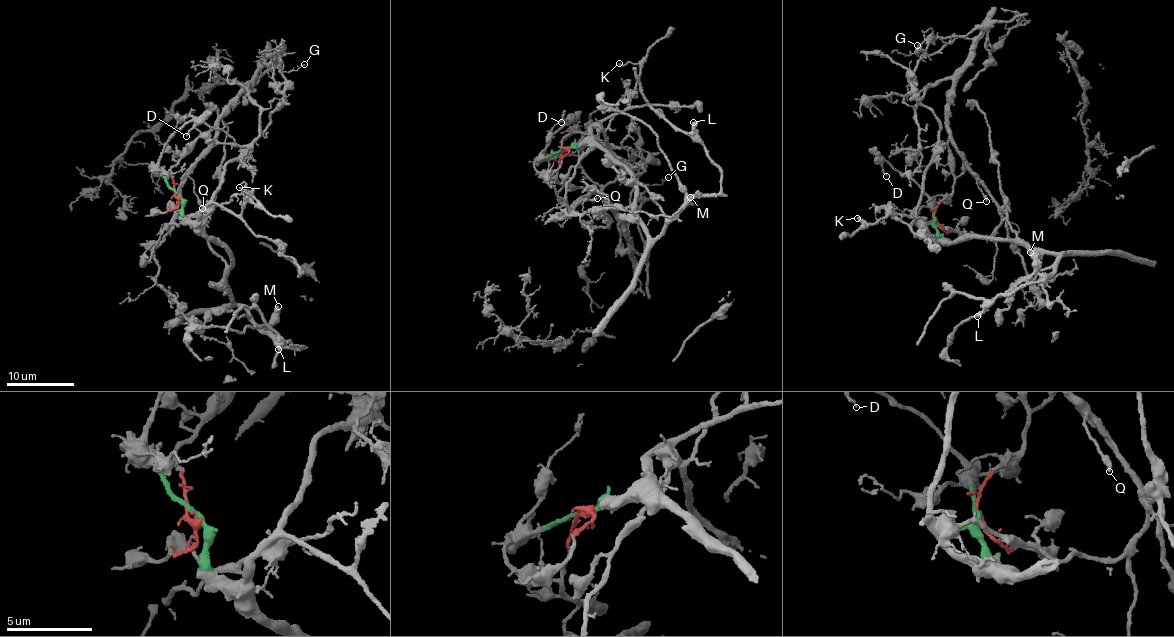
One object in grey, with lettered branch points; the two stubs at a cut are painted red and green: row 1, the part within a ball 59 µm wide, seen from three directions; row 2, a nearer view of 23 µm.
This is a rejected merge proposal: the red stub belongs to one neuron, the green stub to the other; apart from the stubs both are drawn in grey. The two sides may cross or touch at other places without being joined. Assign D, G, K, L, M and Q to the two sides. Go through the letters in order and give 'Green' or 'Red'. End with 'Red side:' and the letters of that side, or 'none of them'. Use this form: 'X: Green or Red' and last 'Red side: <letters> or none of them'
D: Green
G: Red
K: Green
L: Green
M: Green
Q: Red
Red side: G, Q

